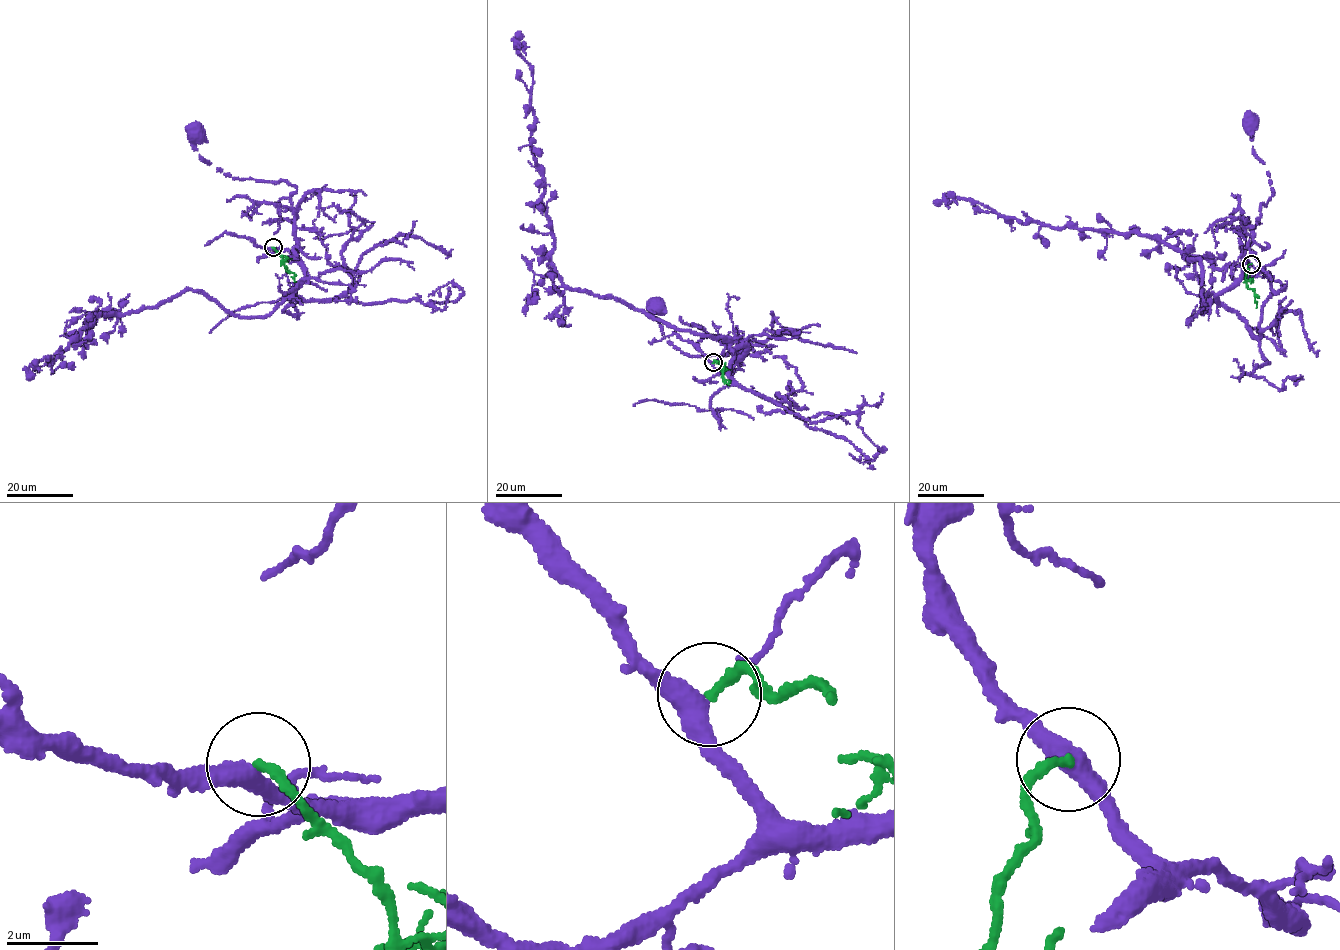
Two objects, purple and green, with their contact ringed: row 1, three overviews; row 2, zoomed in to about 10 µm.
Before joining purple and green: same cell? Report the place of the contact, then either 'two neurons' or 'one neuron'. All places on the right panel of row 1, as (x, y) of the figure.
(1251, 264) | two neurons

